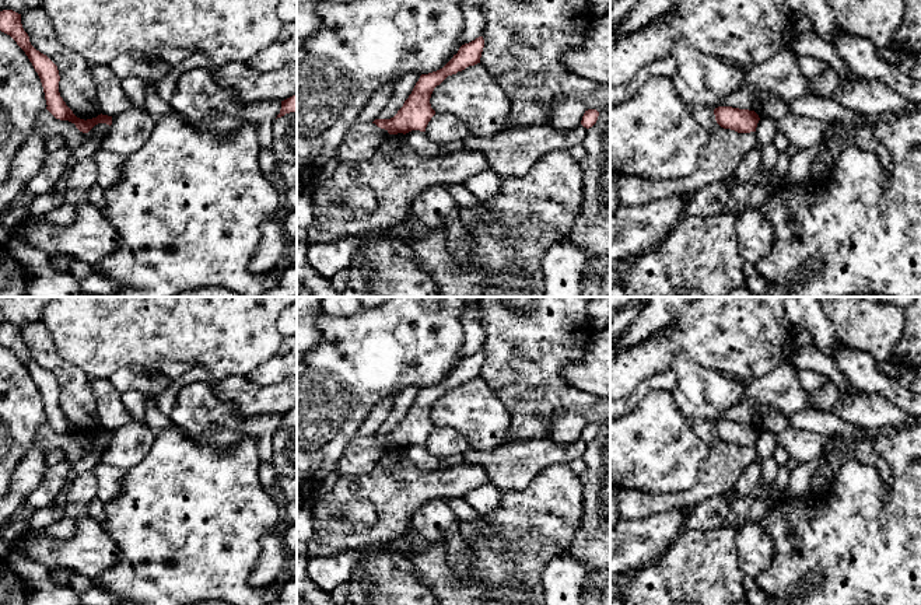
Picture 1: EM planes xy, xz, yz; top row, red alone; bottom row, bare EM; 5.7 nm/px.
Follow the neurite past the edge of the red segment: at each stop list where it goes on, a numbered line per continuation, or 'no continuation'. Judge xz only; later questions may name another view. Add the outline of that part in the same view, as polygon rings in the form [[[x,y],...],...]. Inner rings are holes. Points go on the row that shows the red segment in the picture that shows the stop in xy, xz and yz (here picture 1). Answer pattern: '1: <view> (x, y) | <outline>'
1: xz (361, 140) | [[[354,123],[340,143],[337,155],[328,165],[325,165],[325,168],[315,178],[309,190],[321,188],[328,179],[330,179],[339,164],[353,160],[368,160],[388,136],[388,130],[378,127],[375,123]]]

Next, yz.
no continuation

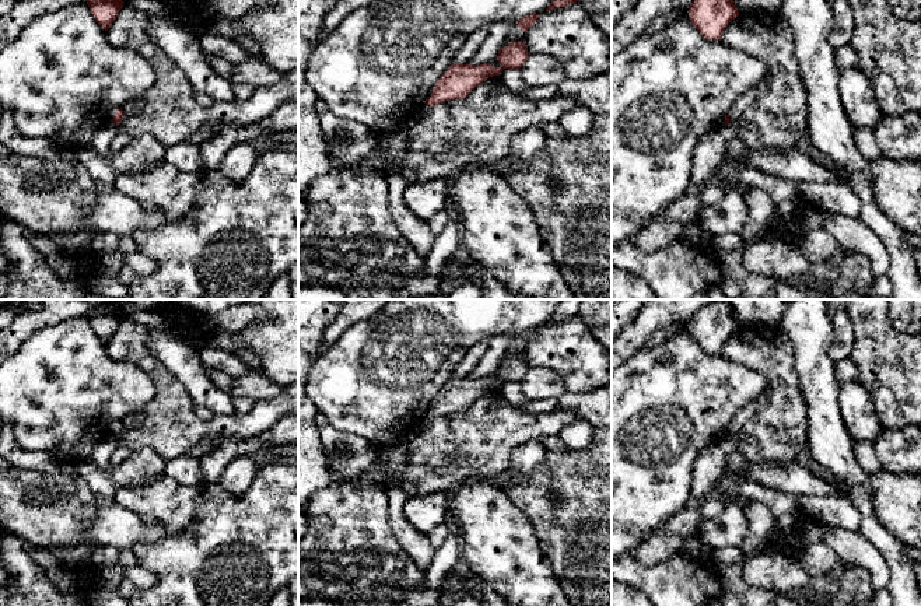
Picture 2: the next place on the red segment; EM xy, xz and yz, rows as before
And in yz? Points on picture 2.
1: yz (753, 95) | [[[763,80],[756,87],[745,92],[731,108],[729,119],[731,122],[738,120],[743,112],[753,104],[761,101],[761,98],[768,92],[768,83]]]

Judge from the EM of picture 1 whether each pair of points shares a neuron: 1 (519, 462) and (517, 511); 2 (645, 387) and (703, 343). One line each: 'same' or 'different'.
1: different
2: different

